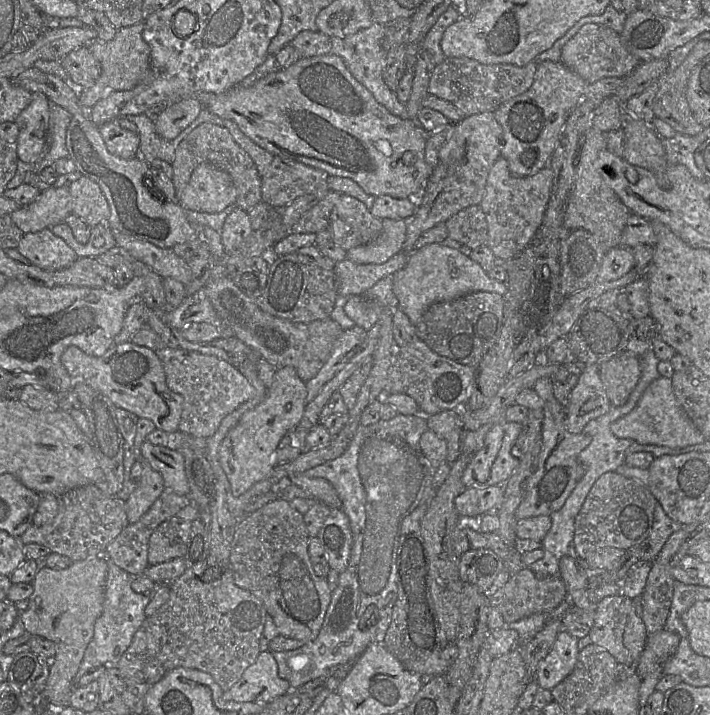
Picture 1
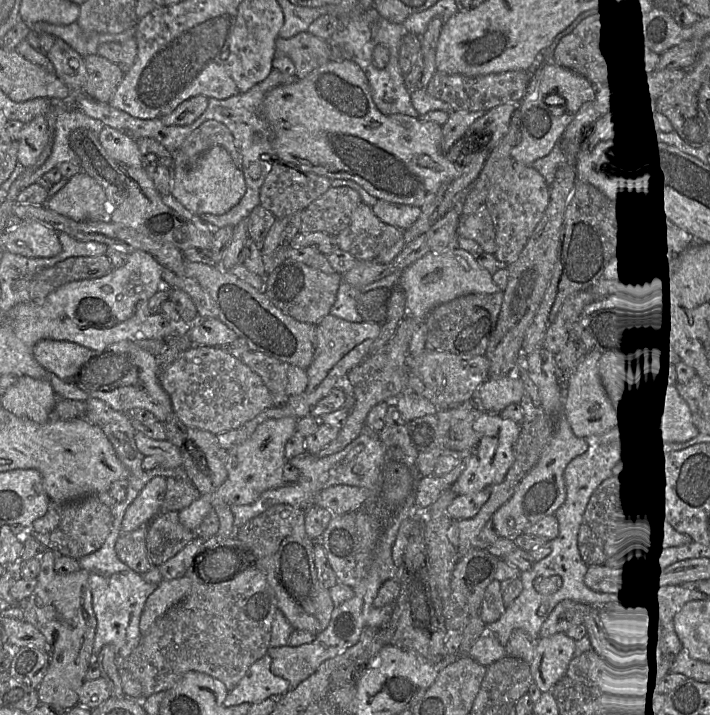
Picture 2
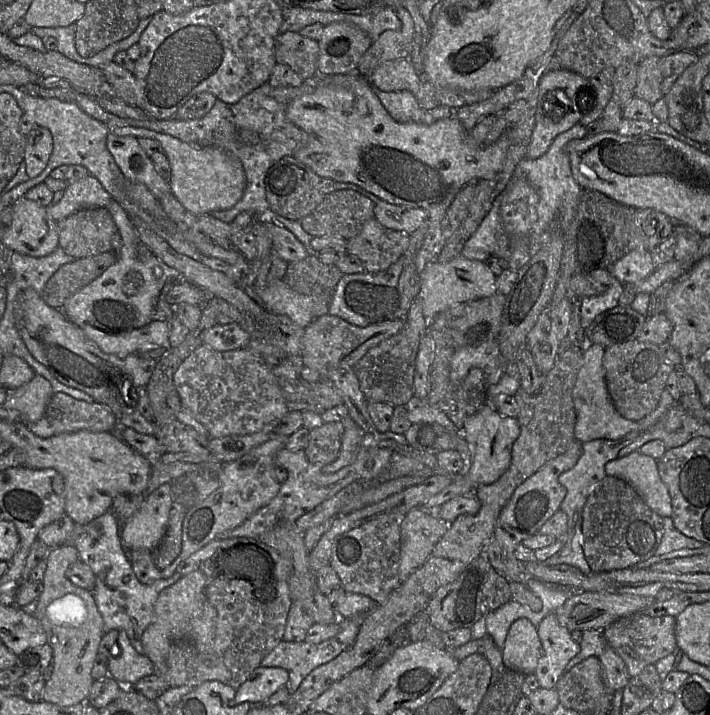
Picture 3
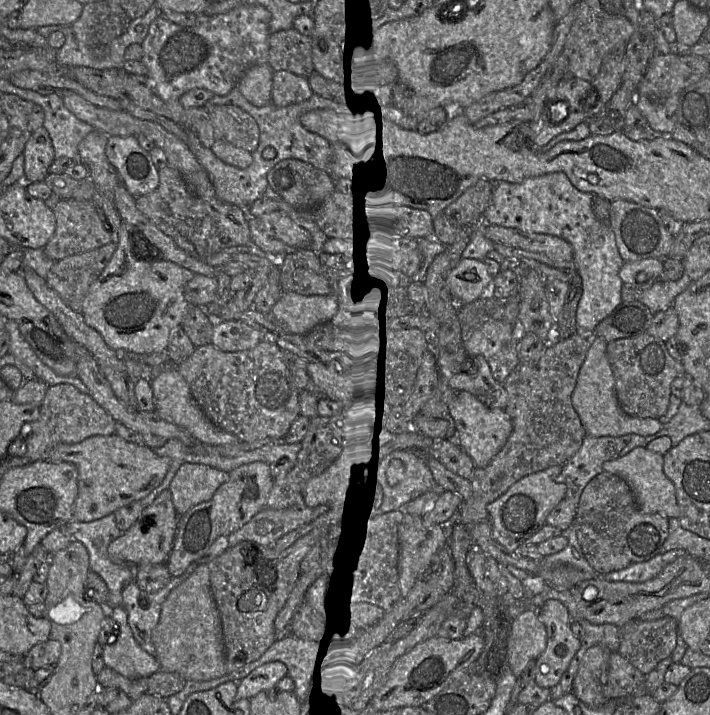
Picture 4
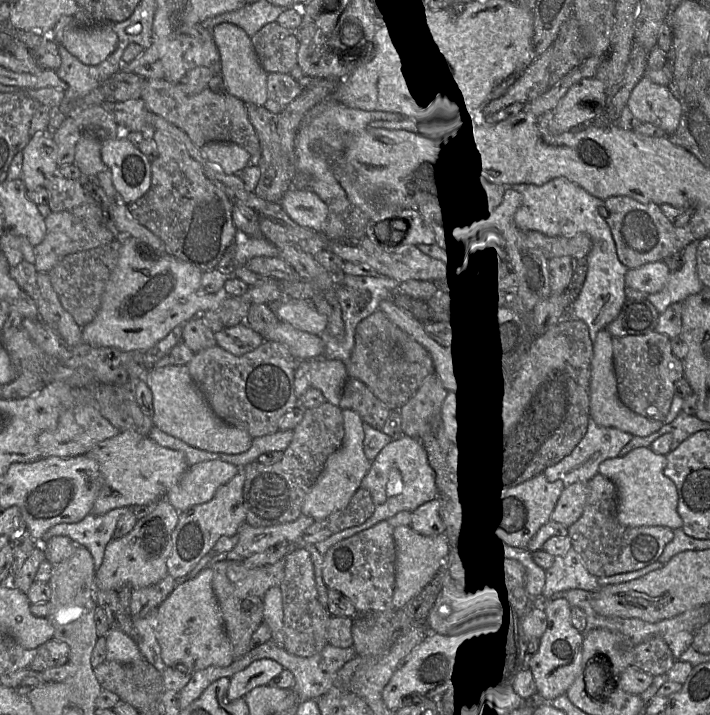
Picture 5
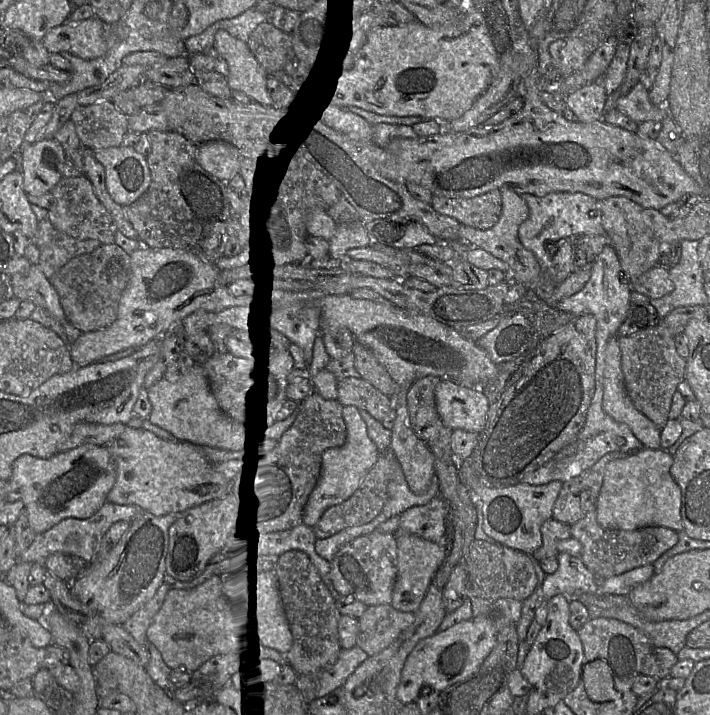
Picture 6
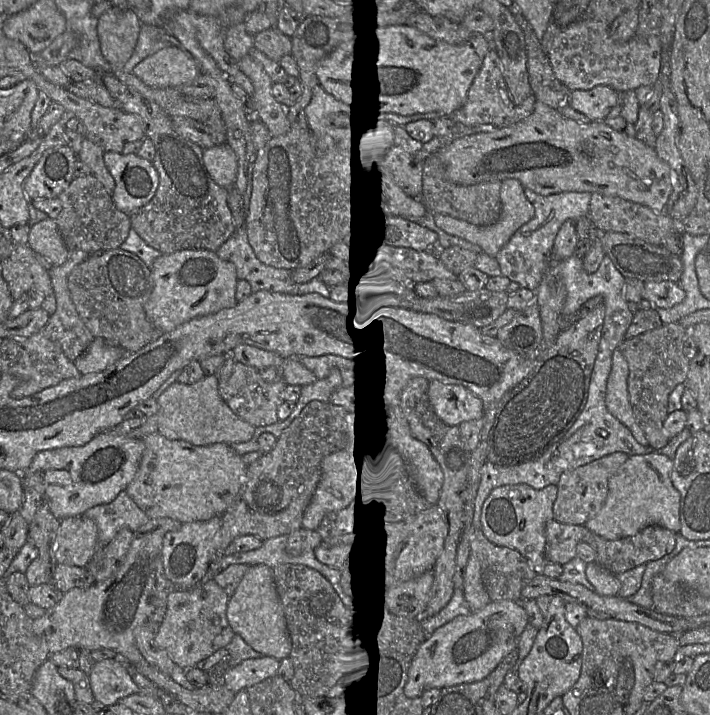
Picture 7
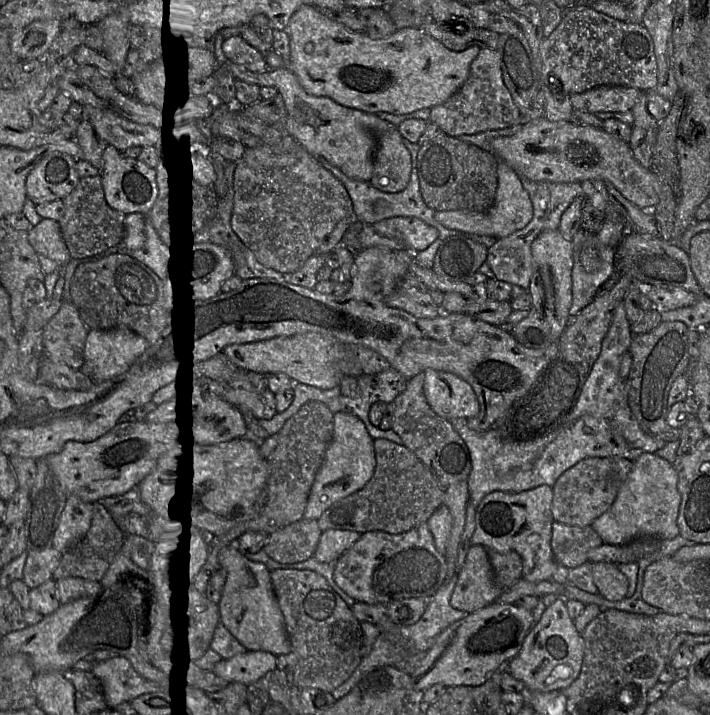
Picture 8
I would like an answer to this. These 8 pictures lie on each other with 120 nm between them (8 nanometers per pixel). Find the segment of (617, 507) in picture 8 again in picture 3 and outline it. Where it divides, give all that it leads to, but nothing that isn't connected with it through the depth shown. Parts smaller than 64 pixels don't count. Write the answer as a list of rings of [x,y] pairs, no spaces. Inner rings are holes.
[[[636,450],[609,461],[605,465],[605,472],[629,483],[650,509],[659,516],[672,516],[671,497],[660,477],[656,459]]]

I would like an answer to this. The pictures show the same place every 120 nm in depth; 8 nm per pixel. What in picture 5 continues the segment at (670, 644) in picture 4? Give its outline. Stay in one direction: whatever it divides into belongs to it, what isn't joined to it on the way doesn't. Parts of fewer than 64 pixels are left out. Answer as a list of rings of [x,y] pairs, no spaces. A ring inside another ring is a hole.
[[[659,636],[648,638],[634,647],[633,666],[652,676],[667,674],[674,662],[671,649]]]

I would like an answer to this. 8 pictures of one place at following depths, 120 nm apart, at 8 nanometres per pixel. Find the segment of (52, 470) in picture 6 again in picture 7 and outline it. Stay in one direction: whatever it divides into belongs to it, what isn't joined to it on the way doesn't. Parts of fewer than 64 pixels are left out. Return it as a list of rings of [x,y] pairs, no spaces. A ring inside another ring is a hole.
[[[110,430],[97,434],[84,446],[64,447],[38,452],[30,466],[20,472],[22,485],[34,488],[58,520],[81,516],[88,509],[112,502],[120,492],[125,491],[134,479],[144,450],[142,438],[130,438],[117,435]]]

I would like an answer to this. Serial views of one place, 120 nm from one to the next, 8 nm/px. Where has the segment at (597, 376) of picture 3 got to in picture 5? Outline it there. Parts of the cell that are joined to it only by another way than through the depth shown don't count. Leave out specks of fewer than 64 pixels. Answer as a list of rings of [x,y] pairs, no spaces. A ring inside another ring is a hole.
[[[604,329],[598,332],[593,342],[590,368],[590,418],[599,426],[614,427],[633,436],[649,436],[659,431],[664,422],[645,418],[630,410],[620,400],[613,363],[612,340],[611,335]]]

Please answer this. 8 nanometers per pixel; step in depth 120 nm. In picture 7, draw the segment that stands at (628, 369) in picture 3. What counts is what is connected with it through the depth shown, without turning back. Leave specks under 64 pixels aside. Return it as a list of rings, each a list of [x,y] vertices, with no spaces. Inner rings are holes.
[[[679,323],[663,324],[631,339],[624,339],[619,350],[628,367],[628,393],[635,418],[643,430],[649,446],[654,450],[665,447],[670,439],[665,434],[663,423],[668,416],[668,398],[674,388],[685,383],[690,361],[683,352],[684,338],[688,329]]]

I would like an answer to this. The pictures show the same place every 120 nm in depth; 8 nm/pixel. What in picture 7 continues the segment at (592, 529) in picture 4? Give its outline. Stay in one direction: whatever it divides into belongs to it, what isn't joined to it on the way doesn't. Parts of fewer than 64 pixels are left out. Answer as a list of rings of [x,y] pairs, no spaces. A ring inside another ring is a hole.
[[[647,526],[635,535],[617,540],[608,540],[591,531],[587,531],[585,542],[590,544],[596,551],[595,562],[614,574],[621,574],[671,553],[676,545],[676,534],[660,526]]]

